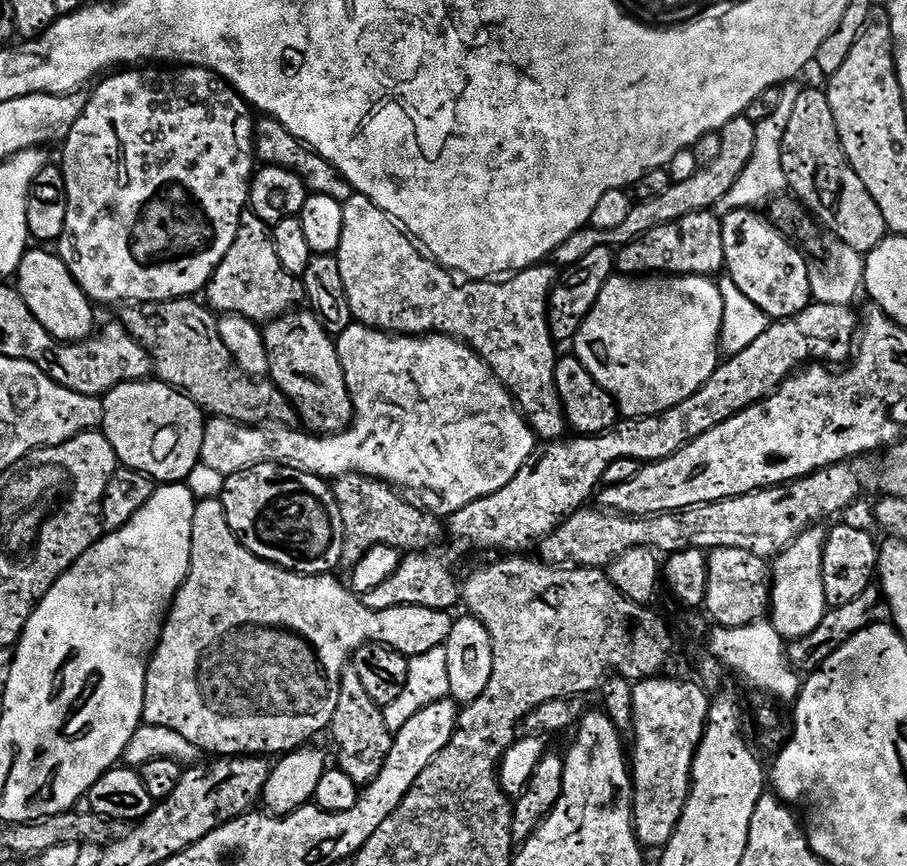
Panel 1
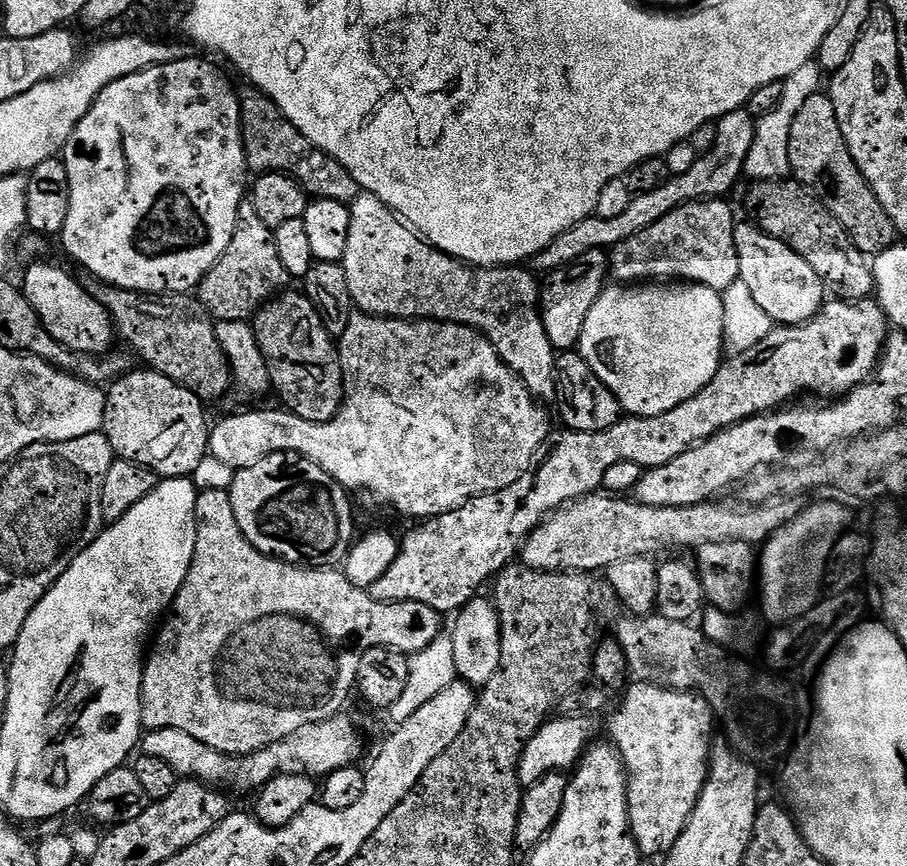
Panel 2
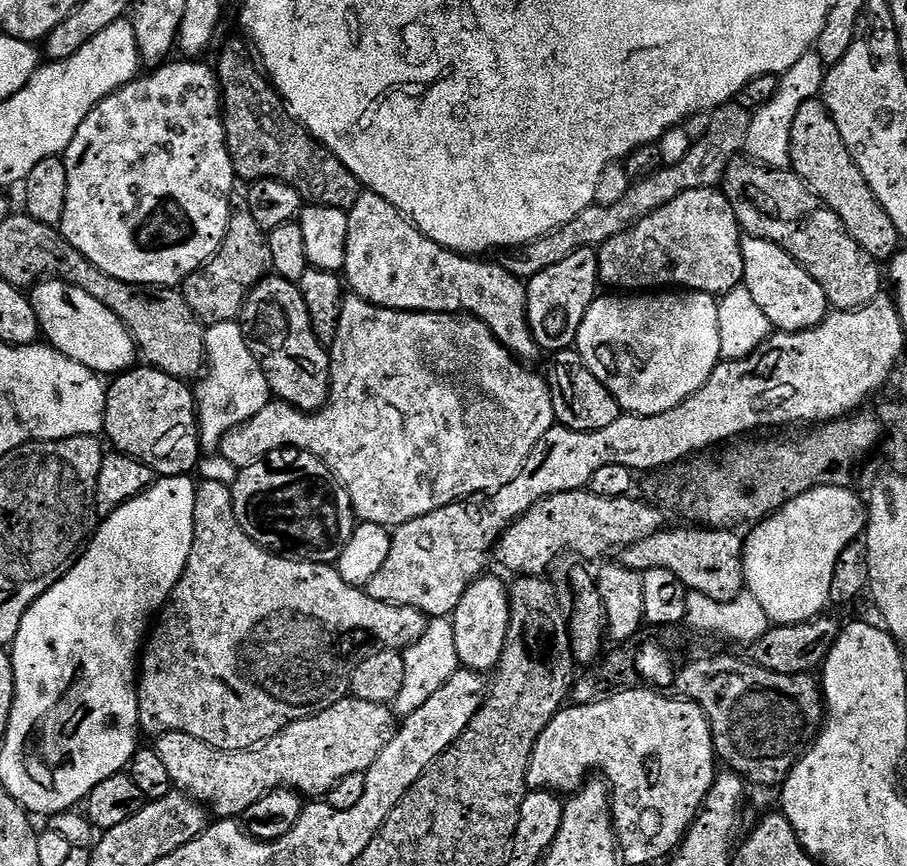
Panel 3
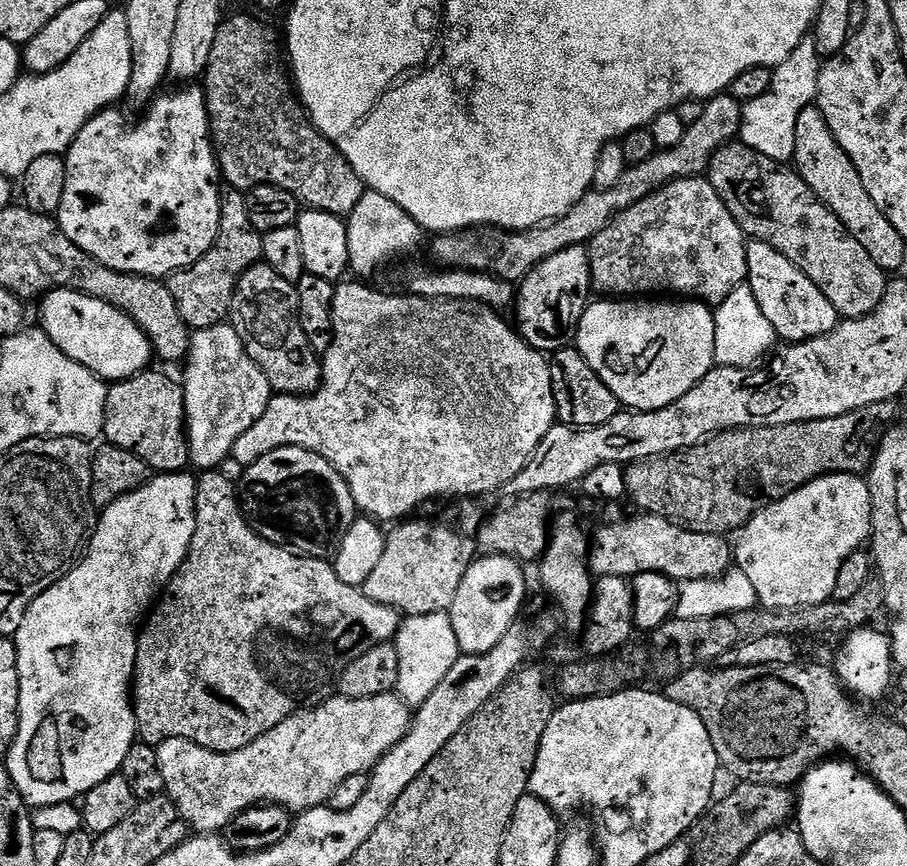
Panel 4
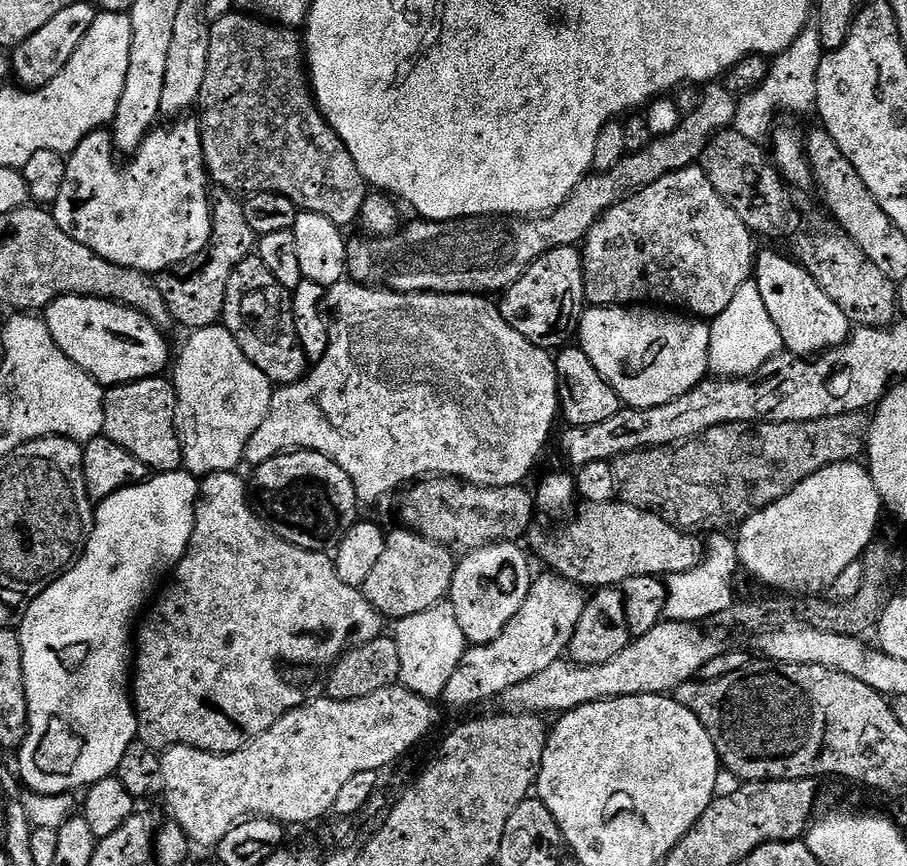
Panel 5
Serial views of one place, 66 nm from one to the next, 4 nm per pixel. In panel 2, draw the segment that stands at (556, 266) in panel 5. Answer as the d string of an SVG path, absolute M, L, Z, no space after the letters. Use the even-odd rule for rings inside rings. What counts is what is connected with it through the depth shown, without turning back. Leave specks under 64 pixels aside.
M603 248L586 250L582 258L574 258L574 262L547 273L540 289L540 317L553 349L572 350L579 345L586 314L590 314L590 306L598 302L606 287L604 279L609 279L609 276L610 256Z

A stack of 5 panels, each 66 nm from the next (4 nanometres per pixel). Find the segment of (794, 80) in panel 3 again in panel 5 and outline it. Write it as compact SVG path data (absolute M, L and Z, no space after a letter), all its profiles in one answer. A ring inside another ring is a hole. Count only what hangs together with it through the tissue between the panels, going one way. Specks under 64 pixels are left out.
M810 22L804 27L802 34L798 34L794 43L769 63L768 73L760 86L739 97L734 125L736 132L751 140L764 142L771 137L779 112L811 113L816 107L818 66L822 66L824 53L822 38L818 38L818 26L815 22Z

